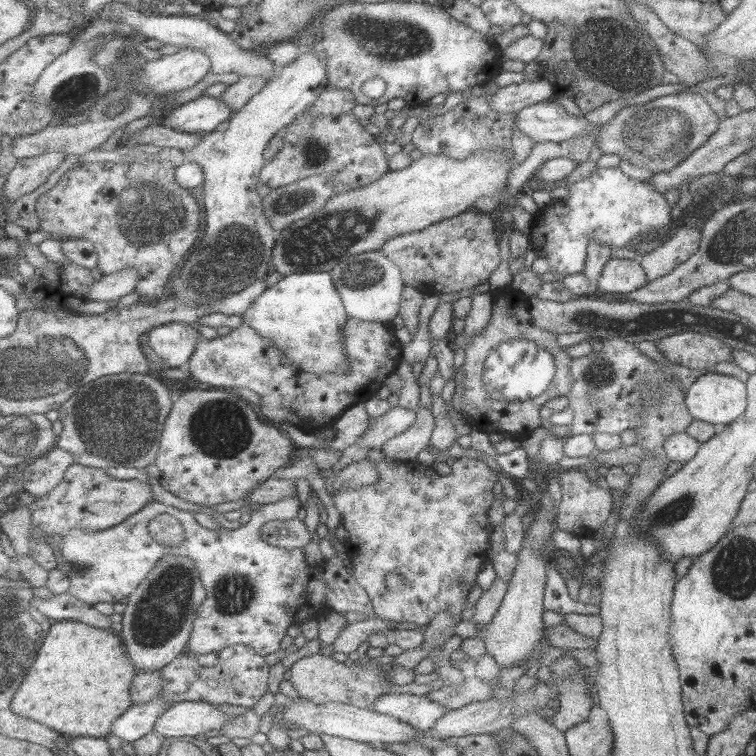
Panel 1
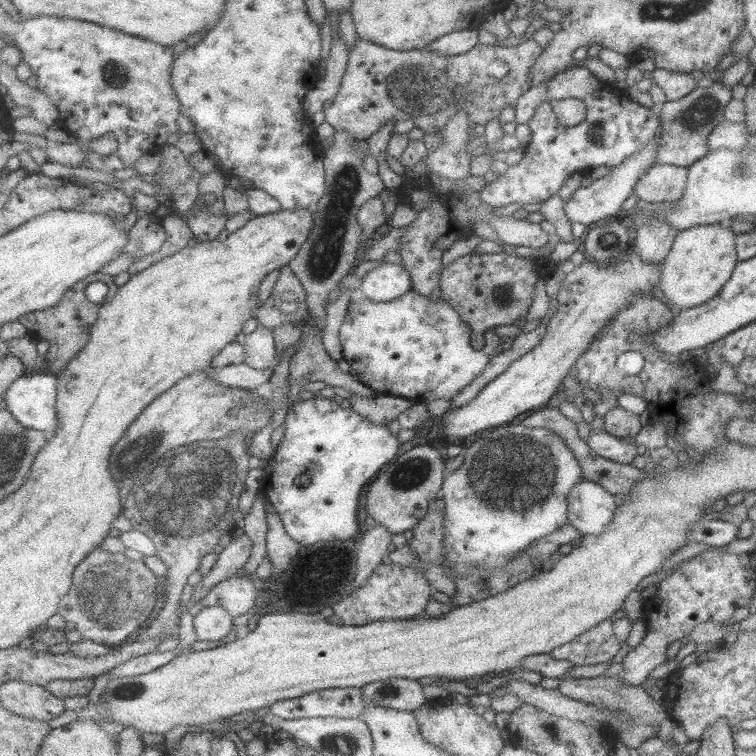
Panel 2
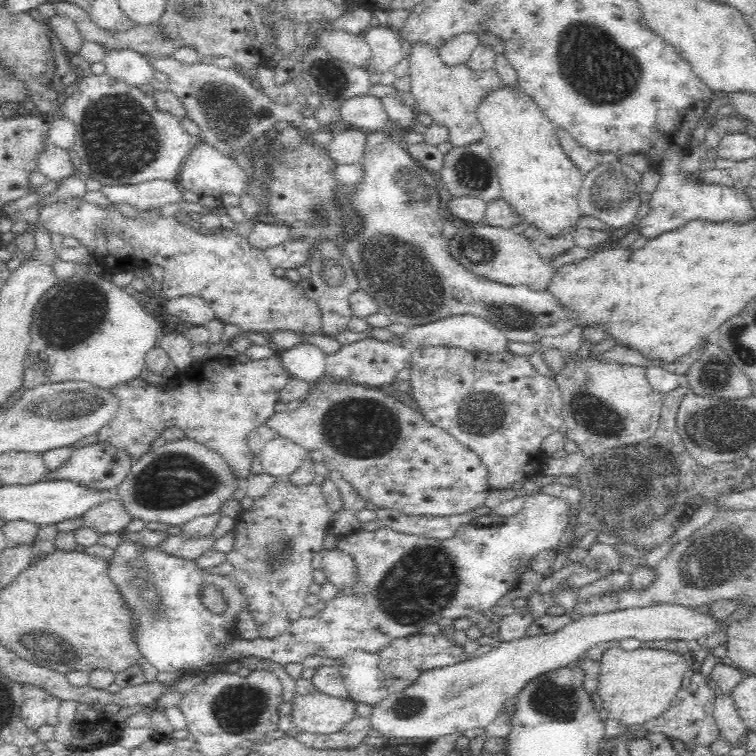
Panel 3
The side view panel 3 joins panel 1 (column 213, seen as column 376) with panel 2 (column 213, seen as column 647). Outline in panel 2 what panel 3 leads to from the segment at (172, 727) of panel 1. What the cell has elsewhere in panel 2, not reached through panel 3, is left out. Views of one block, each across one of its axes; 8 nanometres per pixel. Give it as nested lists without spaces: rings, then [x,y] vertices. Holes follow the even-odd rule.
[[[205,607],[193,614],[197,638],[203,641],[219,641],[231,634],[235,626],[234,616],[222,607]]]

